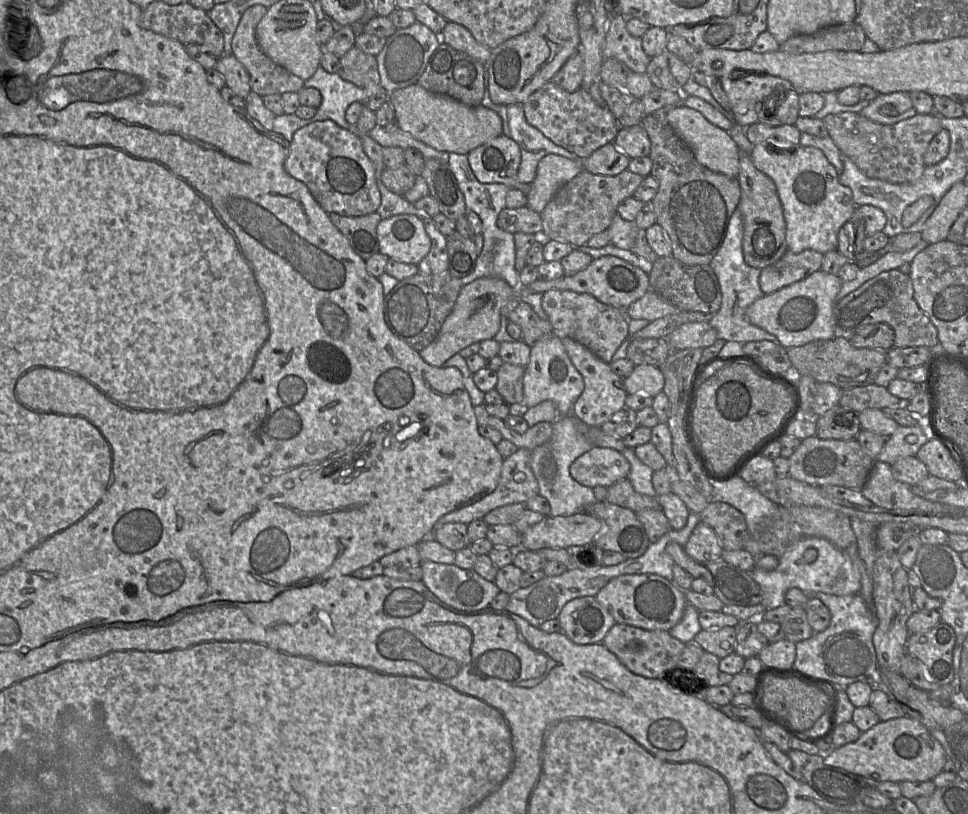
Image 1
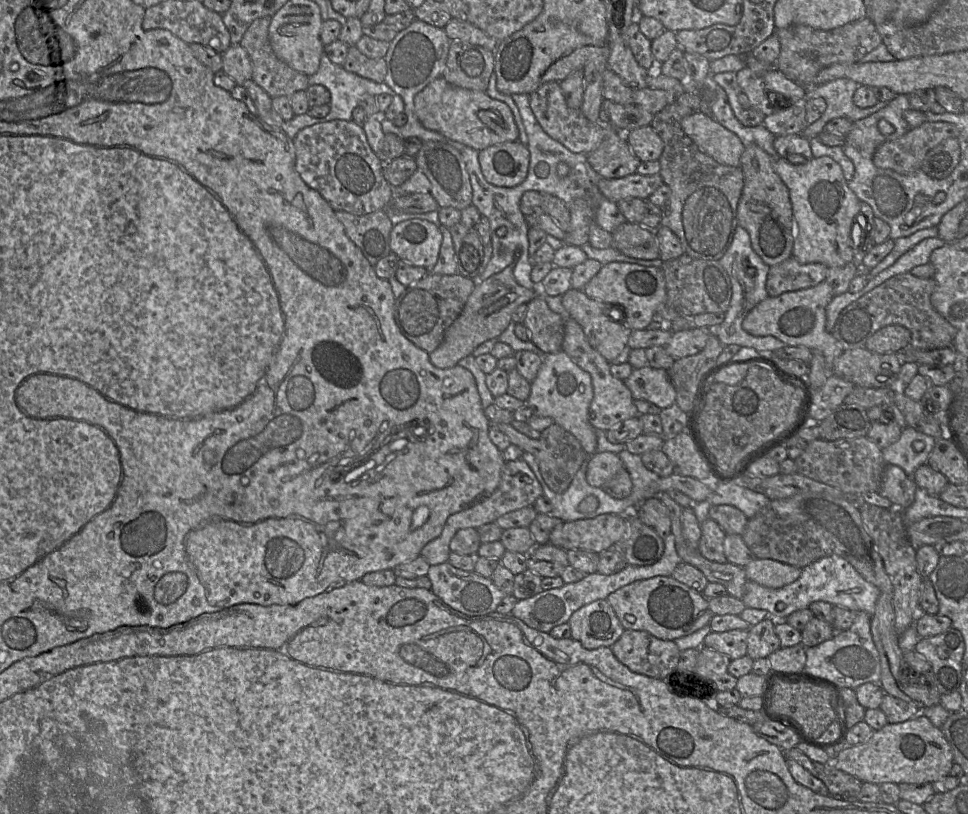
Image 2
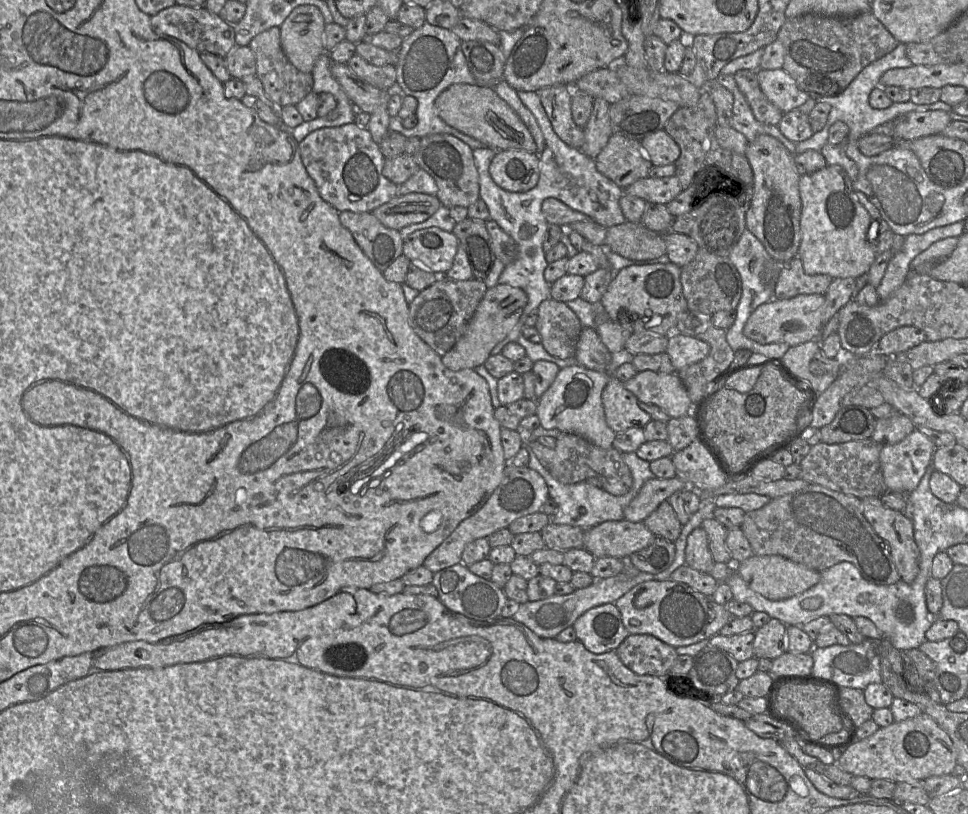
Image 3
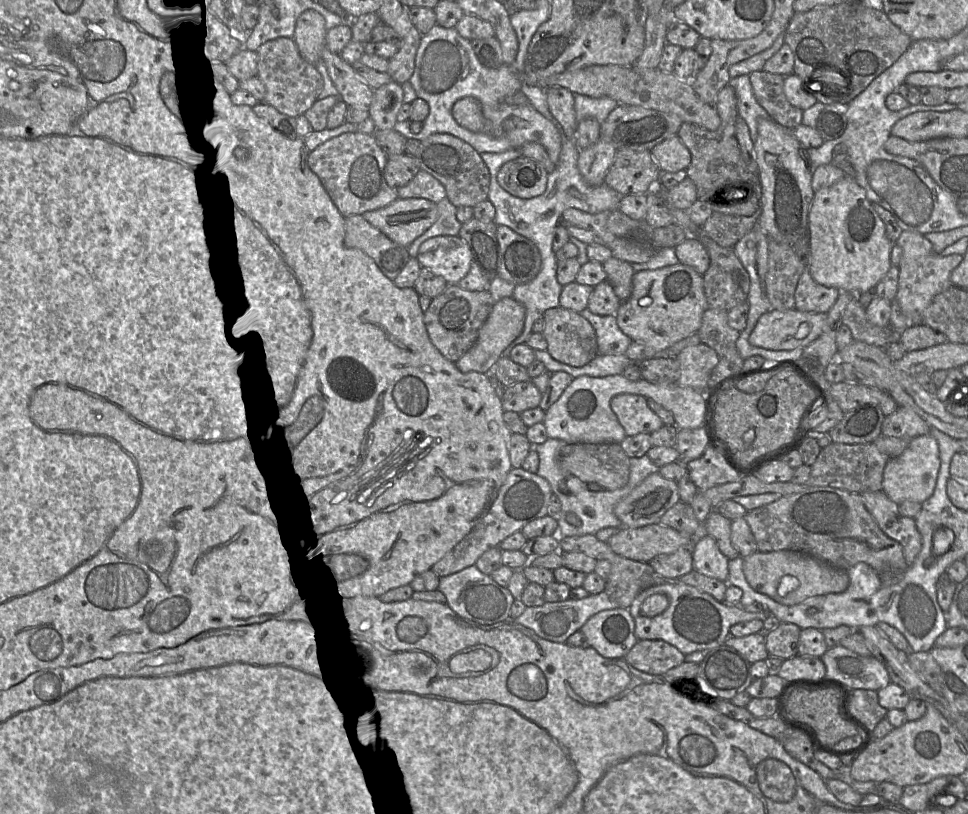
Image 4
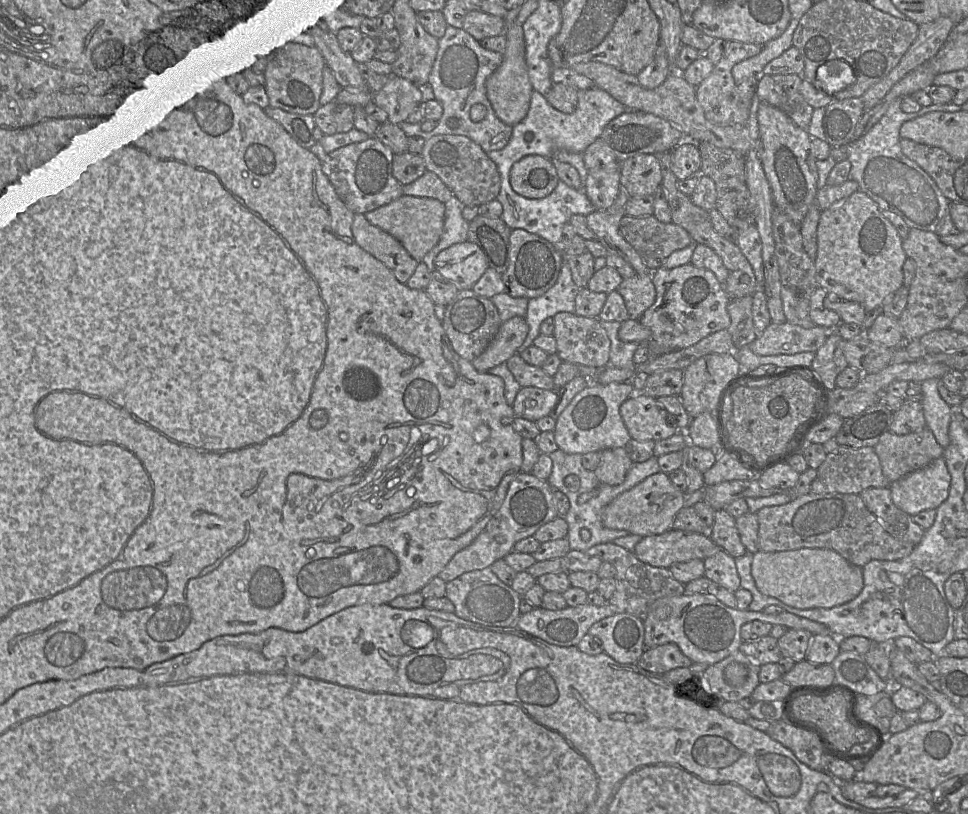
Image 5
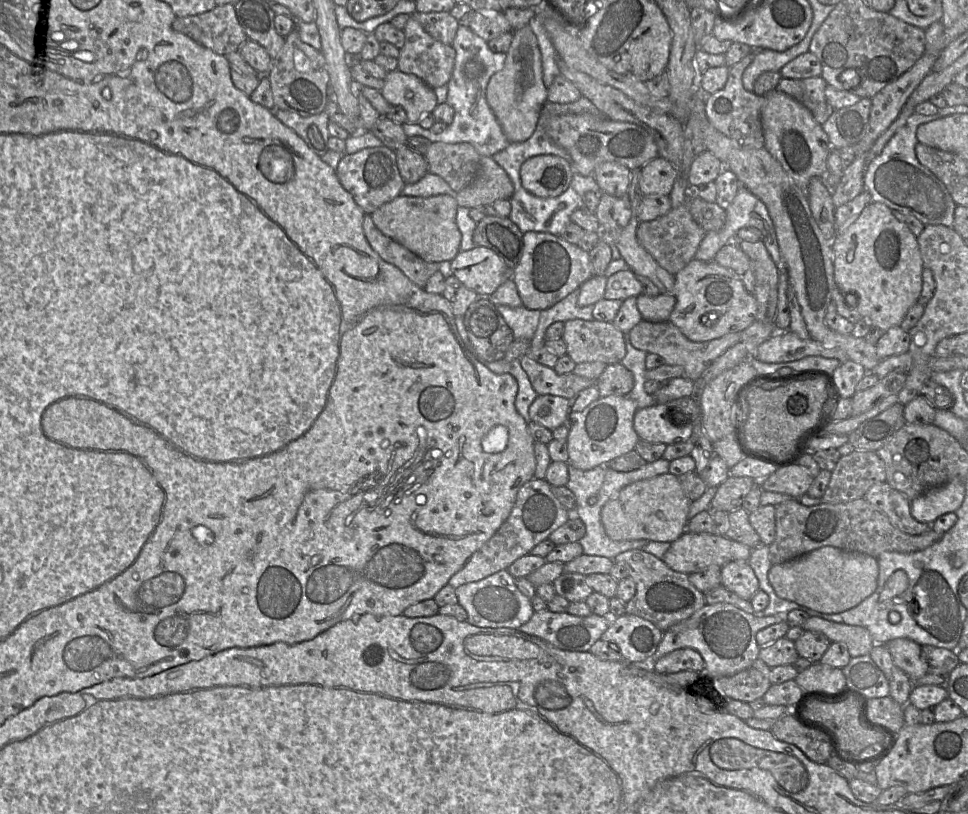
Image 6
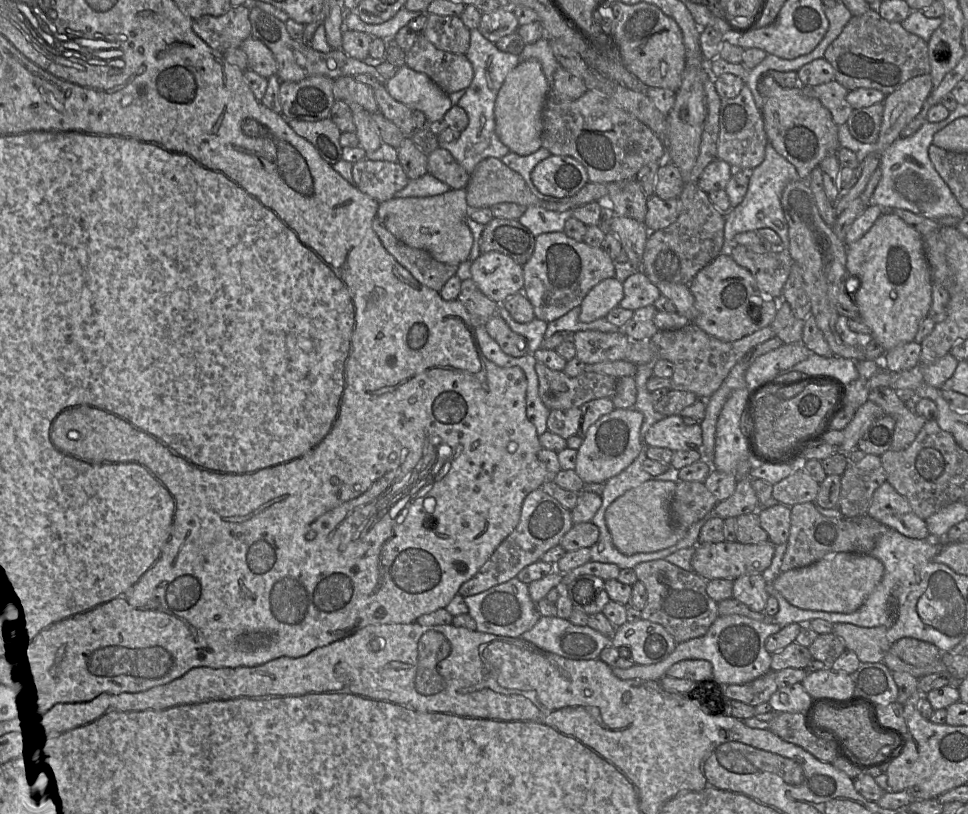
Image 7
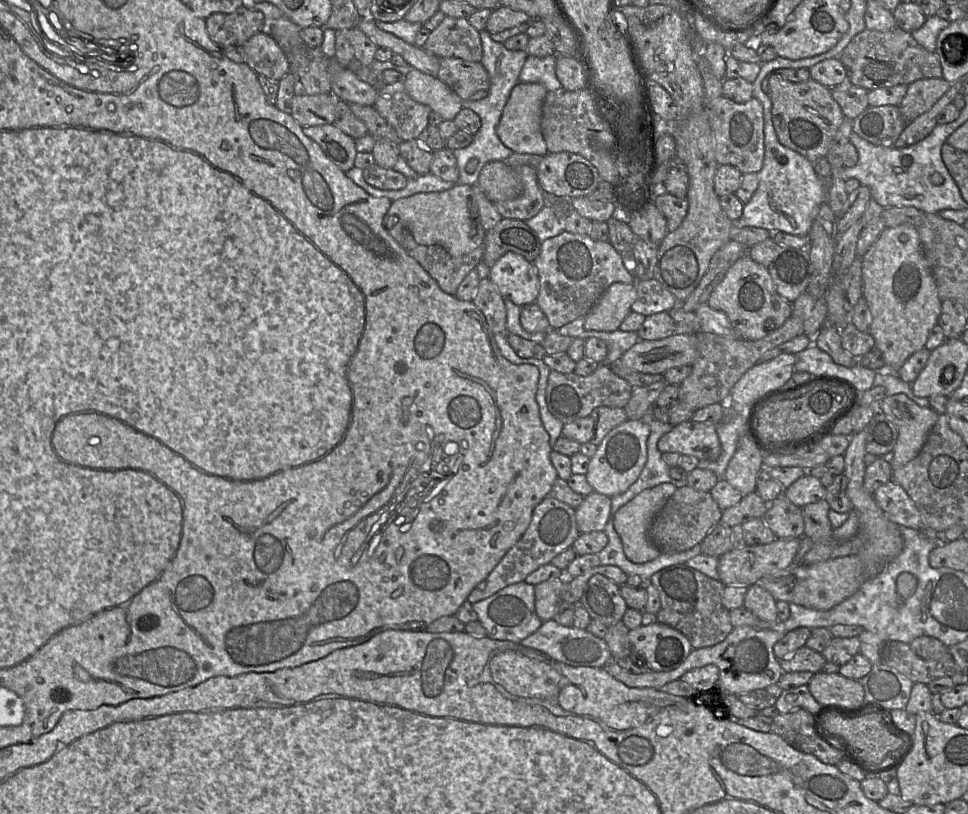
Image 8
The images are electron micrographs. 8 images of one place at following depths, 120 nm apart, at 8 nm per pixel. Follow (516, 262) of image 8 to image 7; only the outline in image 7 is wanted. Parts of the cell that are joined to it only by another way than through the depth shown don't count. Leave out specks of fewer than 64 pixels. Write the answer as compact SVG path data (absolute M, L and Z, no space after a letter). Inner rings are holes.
M500 252L481 253L468 263L470 278L488 298L501 304L510 295L522 292L523 265Z

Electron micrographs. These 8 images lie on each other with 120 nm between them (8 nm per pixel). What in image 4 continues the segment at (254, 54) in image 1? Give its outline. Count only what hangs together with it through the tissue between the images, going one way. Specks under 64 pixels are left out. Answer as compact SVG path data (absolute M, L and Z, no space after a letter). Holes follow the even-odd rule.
M280 37L262 44L257 49L257 77L264 84L263 102L288 116L303 115L318 99L323 81L315 65L306 62L300 55L292 38Z

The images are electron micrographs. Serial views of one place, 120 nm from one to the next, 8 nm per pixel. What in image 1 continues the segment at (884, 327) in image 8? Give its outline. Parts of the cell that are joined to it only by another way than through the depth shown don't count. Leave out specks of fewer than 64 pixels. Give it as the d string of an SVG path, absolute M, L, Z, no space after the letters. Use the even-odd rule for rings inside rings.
M754 144L750 157L754 166L775 183L786 223L788 250L797 254L810 249L823 255L837 250L839 230L851 220L856 208L851 189L839 182L835 167L820 149L800 145L789 152L770 150Z

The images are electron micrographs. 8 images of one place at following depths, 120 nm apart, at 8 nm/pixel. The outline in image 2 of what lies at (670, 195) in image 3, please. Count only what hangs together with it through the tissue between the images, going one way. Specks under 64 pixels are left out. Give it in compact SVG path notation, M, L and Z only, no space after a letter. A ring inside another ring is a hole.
M637 172L623 178L602 178L598 181L601 194L617 204L629 198L648 200L650 195L661 185L663 185L663 180L659 175L644 176Z

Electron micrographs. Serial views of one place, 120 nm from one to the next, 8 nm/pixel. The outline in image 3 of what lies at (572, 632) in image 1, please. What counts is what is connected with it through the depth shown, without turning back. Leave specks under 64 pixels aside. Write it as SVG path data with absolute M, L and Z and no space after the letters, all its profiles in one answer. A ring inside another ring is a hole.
M615 603L593 607L574 622L577 640L595 654L616 650L630 634Z

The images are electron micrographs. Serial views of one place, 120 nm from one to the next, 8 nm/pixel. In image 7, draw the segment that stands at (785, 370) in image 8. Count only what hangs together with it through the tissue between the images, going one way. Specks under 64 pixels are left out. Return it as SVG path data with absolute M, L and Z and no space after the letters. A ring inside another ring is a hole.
M802 342L783 343L779 348L760 355L747 369L745 381L755 389L767 381L775 381L785 370L805 360L811 352Z

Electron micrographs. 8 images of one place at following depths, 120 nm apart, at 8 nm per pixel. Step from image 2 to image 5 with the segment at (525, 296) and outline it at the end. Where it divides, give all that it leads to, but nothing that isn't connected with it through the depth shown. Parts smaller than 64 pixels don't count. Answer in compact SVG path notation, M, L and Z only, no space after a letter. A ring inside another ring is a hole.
M513 317L500 326L500 329L487 348L473 361L473 367L479 372L506 363L522 346L528 334L525 318Z

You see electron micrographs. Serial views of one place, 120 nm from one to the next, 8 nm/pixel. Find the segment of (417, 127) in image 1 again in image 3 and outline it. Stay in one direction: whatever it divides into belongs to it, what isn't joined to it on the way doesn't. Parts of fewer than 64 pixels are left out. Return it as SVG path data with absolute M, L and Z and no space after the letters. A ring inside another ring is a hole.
M453 84L439 94L435 107L440 118L449 126L480 141L484 148L495 150L519 149L536 153L536 144L517 113L492 87Z

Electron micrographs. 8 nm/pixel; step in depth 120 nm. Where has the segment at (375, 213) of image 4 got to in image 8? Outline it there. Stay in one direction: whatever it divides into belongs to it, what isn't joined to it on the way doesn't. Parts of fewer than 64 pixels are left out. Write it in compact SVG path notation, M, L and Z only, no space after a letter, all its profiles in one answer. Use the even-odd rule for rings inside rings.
M455 184L441 192L416 193L393 201L387 215L395 216L409 230L420 245L438 245L450 255L459 257L483 246L486 230L483 228L474 201L474 186Z

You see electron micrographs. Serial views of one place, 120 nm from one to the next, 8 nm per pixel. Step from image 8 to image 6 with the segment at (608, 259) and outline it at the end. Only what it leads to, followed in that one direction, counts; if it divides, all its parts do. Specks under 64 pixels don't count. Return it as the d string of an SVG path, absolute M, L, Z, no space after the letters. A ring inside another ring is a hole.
M548 232L523 233L523 252L518 264L512 270L511 277L523 307L540 312L546 310L578 290L593 276L589 252L567 242L561 236Z

